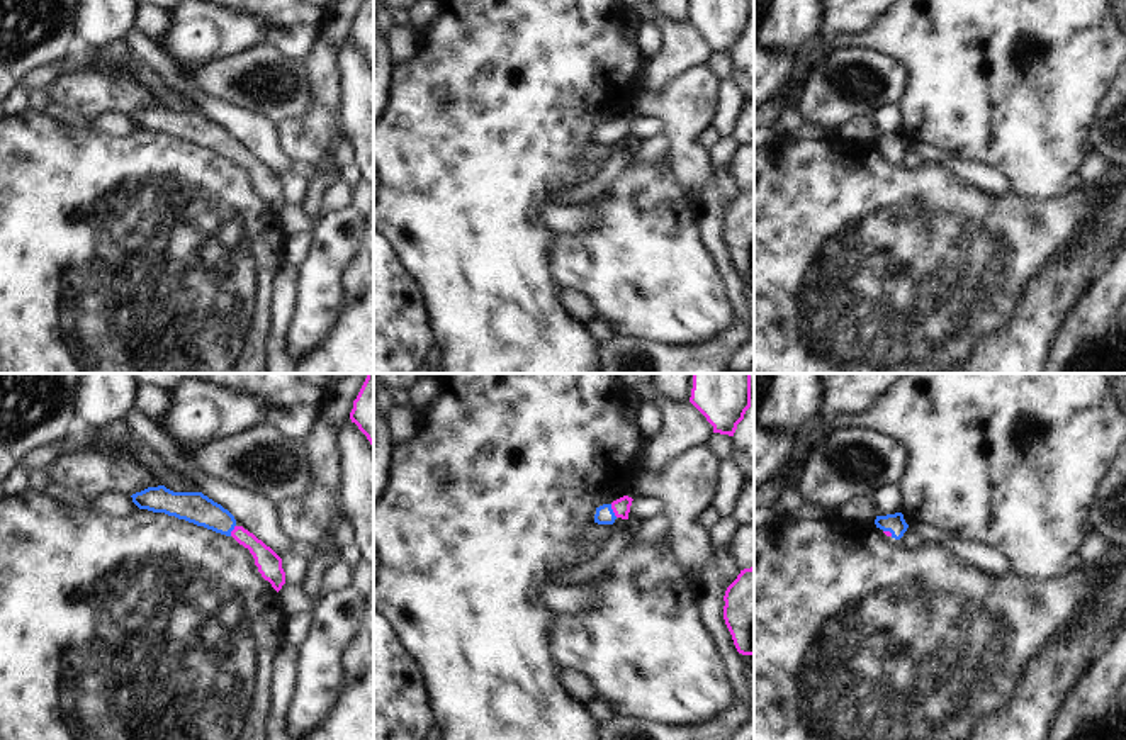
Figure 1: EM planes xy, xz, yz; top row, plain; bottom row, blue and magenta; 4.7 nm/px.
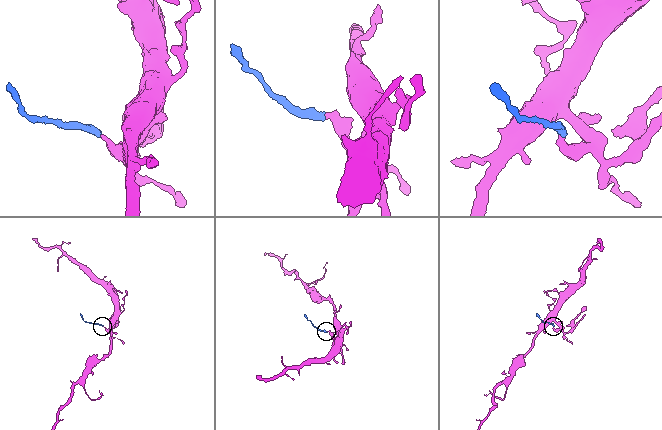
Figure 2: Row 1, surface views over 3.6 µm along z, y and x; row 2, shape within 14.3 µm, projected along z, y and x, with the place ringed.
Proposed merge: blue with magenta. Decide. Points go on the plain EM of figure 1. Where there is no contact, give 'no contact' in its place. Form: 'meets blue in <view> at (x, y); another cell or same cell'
meets blue in xz at (612, 131); same cell

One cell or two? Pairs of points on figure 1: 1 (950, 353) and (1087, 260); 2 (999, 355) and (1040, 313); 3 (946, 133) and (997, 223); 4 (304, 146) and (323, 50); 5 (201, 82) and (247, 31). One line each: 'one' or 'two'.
1: two
2: one
3: two
4: one
5: two

